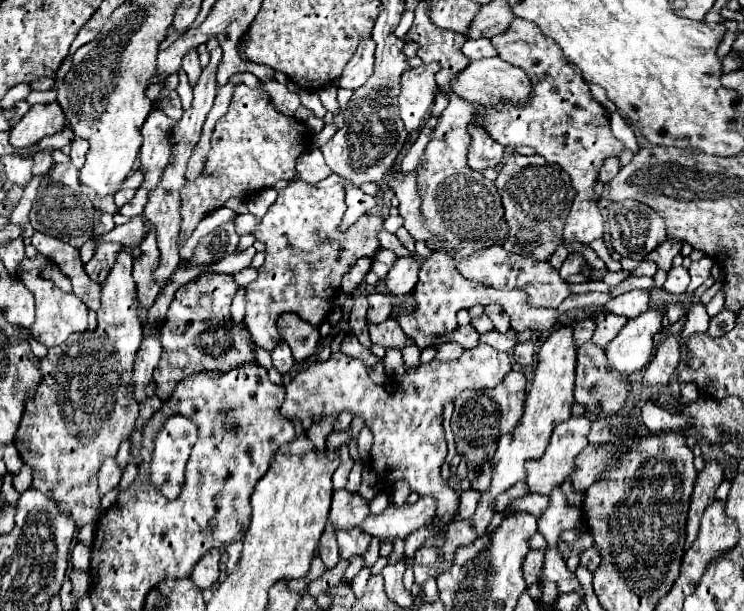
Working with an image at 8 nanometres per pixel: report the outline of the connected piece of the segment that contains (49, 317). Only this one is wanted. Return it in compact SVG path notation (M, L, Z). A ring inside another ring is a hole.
M37 256L35 260L25 258L25 262L21 262L21 266L19 266L19 280L35 294L37 316L35 316L35 322L31 326L31 332L33 332L35 340L45 344L45 346L59 346L71 334L79 334L79 332L87 330L87 312L89 312L89 308L73 292L63 292L51 280L41 278L41 270L43 270L45 264L47 264L47 258L43 258L43 256Z

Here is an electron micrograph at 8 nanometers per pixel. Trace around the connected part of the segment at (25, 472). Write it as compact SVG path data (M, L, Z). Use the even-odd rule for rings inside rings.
M23 464L23 468L19 470L19 474L15 474L12 479L12 484L15 486L15 490L17 490L17 492L25 492L25 490L31 486L31 476L33 476L31 468Z

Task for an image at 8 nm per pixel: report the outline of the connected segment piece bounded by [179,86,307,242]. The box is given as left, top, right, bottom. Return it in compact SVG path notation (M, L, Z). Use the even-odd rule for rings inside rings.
M235 86L227 114L217 120L211 150L199 178L185 182L179 190L181 196L181 242L185 242L195 226L229 198L245 200L247 196L275 186L279 180L291 180L295 174L295 162L305 150L307 126L297 118L277 112L263 88L251 90L245 86Z

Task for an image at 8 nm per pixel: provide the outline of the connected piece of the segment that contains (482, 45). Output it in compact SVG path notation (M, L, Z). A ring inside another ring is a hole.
M479 38L479 40L467 40L463 44L463 54L469 60L477 60L477 58L489 58L489 56L497 56L493 44L489 42L489 38Z

